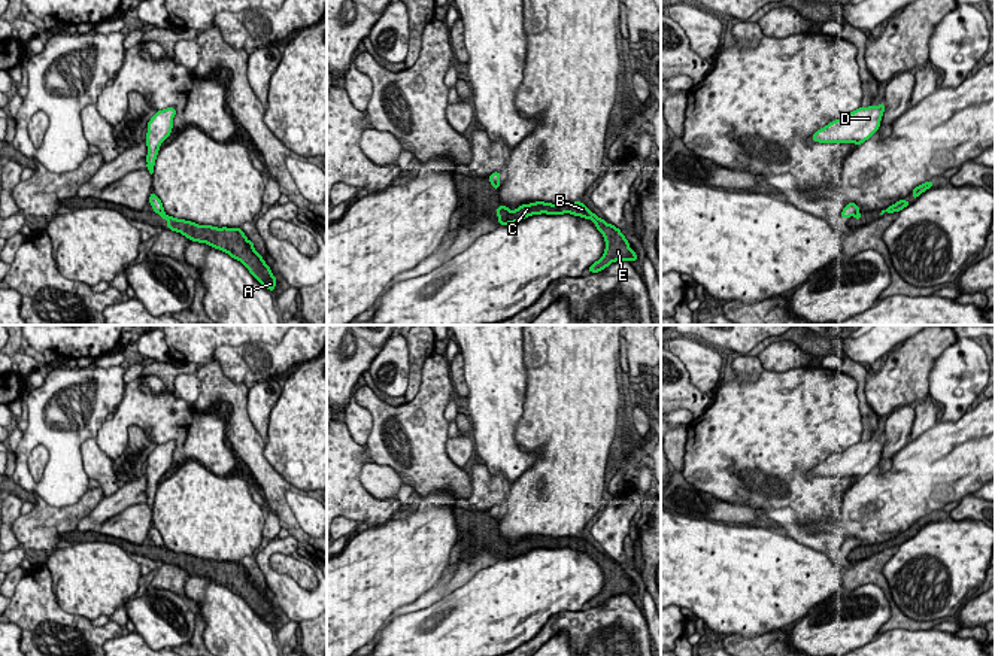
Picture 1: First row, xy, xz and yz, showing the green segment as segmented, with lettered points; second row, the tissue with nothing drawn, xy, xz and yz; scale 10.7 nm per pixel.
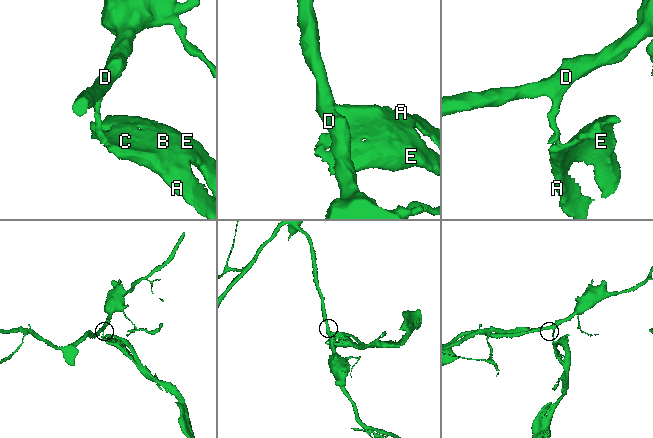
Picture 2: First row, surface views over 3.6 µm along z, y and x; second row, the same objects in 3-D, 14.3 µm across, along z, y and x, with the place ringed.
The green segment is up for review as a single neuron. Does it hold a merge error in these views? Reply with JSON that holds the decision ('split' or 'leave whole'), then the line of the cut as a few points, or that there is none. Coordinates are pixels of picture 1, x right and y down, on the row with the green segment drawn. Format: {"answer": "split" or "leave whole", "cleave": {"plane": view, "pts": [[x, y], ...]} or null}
{"answer": "split", "cleave": {"plane": "xy", "pts": [[163, 212], [160, 215]]}}

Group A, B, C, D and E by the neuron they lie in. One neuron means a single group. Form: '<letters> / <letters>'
A B C E / D

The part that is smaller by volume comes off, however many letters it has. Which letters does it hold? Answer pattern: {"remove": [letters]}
{"remove": ["A", "B", "C", "E"]}

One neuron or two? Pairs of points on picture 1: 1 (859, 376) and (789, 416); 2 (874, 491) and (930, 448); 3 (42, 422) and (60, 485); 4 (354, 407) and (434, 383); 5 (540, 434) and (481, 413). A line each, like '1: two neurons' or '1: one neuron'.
1: two neurons
2: one neuron
3: one neuron
4: two neurons
5: two neurons

